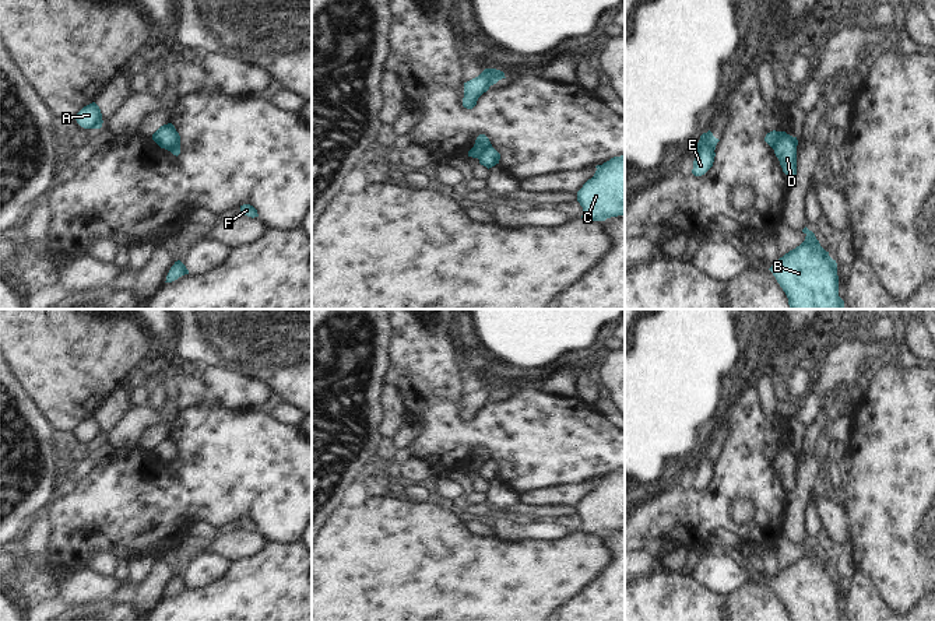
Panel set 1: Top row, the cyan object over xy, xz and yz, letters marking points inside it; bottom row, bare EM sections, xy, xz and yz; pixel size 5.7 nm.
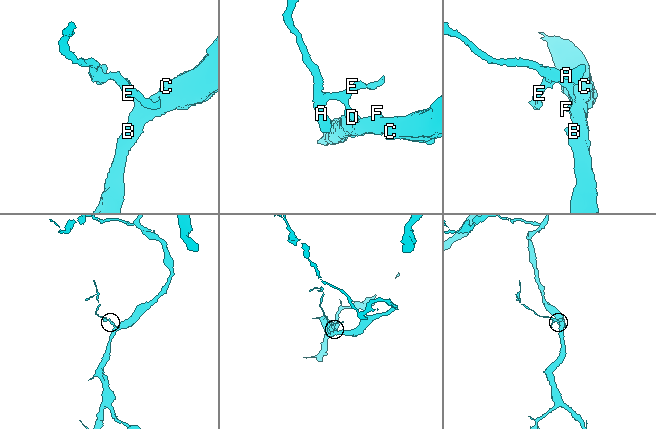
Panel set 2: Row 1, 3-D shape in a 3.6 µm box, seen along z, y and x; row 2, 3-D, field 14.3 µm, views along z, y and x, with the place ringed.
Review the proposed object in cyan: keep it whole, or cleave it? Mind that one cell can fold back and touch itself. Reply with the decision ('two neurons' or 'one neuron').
two neurons

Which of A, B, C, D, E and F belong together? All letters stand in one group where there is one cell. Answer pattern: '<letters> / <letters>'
A E / B C D F

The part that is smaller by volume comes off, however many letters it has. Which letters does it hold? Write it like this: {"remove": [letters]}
{"remove": ["A", "E"]}

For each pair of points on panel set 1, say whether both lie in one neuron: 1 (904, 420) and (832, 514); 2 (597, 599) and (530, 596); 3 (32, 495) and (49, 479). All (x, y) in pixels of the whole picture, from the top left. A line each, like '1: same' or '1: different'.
1: different
2: different
3: same

